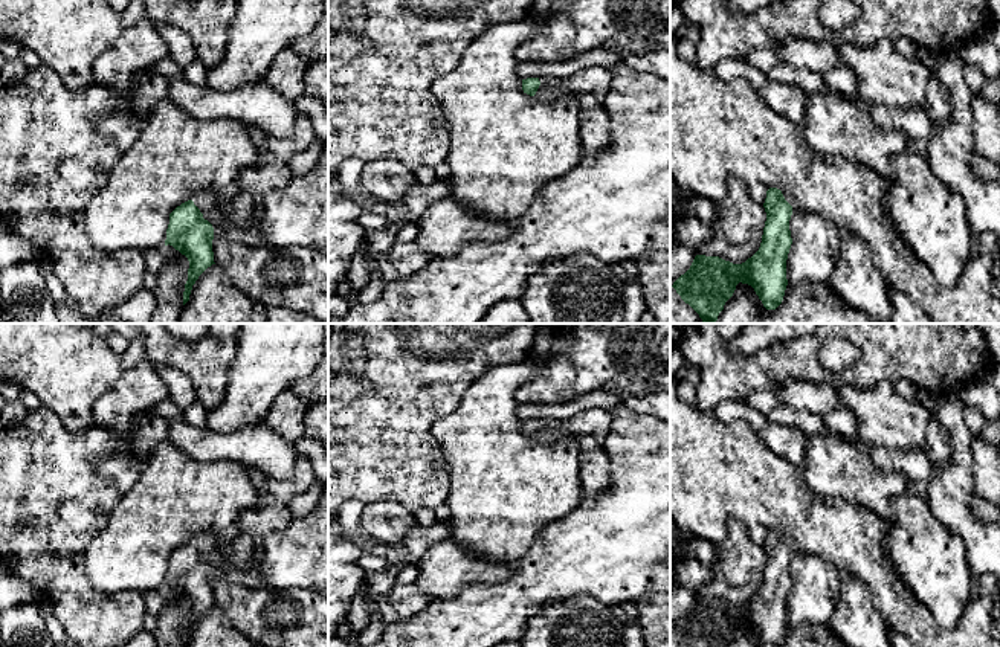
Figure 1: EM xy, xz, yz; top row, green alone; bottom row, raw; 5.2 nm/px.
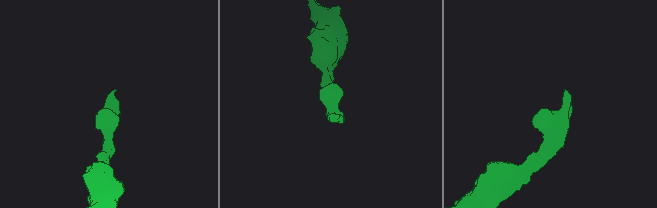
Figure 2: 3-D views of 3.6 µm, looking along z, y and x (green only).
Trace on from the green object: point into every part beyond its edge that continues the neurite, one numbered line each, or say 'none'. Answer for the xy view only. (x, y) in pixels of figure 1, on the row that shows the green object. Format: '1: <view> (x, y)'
1: xy (270, 173)

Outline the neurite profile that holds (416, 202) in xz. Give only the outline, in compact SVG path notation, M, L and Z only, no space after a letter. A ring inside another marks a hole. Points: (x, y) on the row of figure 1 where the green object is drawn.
M438 179L431 185L415 183L403 197L400 208L402 215L417 223L431 204L447 195L450 195L447 180Z

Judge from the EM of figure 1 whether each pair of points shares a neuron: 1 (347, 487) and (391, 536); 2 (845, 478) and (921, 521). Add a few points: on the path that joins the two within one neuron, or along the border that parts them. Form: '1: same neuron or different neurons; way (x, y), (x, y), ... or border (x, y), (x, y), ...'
1: different neurons; border (365, 505), (396, 502), (402, 507)
2: different neurons; border (907, 492), (893, 501), (893, 518), (887, 522)

